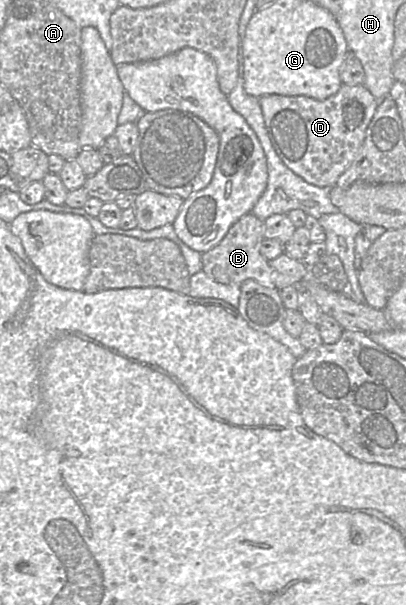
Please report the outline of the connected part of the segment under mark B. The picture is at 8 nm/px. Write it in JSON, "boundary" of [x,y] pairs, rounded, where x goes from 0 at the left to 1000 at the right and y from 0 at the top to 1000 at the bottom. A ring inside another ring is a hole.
{"boundary":[[[613,350],[599,355],[562,380],[554,392],[520,413],[498,418],[498,446],[525,464],[547,469],[586,469],[618,461],[638,469],[690,479],[709,473],[739,474],[746,460],[695,453],[672,445],[663,431],[640,418],[640,407],[650,397],[653,370]]]}

